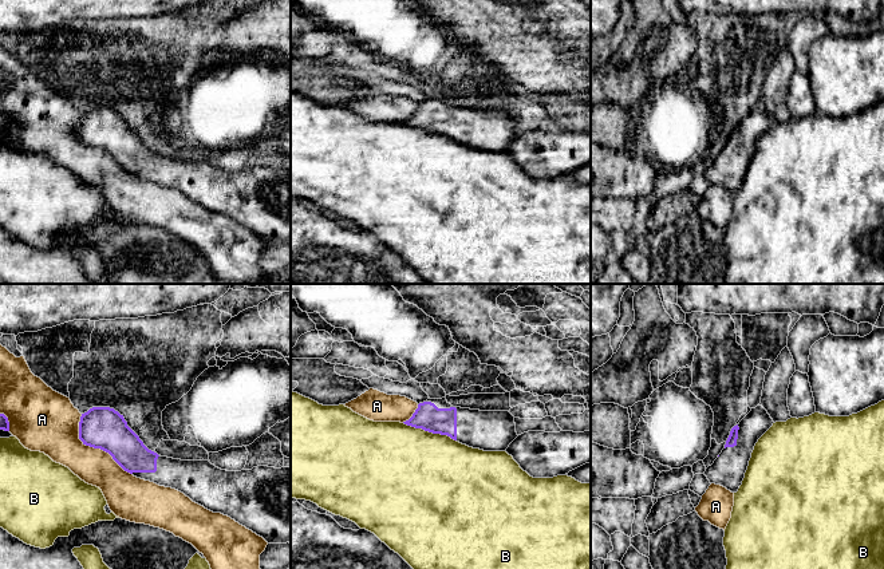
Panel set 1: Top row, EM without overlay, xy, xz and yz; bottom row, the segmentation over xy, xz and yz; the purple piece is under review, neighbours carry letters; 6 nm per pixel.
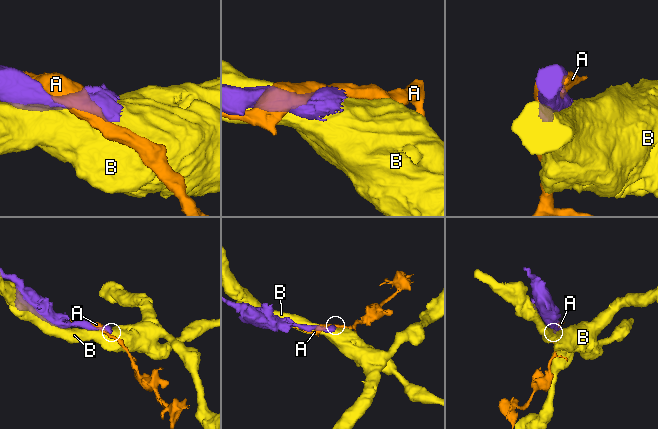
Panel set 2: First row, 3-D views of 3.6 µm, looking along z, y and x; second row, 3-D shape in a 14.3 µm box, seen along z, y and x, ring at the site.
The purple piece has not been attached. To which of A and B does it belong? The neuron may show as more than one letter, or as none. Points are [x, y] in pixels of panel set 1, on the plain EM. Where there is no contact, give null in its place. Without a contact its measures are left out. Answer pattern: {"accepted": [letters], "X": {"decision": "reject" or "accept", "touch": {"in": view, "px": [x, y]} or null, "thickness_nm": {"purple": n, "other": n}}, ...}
{"accepted": [], "A": {"decision": "reject", "touch": {"in": "xy", "px": [94, 147]}, "thickness_nm": {"purple": 260, "other": 280}}, "B": {"decision": "reject", "touch": {"in": "xz", "px": [430, 131]}, "thickness_nm": {"purple": 160, "other": 500}}}

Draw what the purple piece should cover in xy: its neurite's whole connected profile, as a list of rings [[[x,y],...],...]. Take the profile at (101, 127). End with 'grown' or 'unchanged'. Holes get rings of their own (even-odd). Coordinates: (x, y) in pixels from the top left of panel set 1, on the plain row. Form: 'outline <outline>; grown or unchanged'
outline [[[92,107],[82,114],[79,139],[83,145],[108,153],[137,178],[171,187],[213,213],[230,217],[263,237],[268,244],[291,244],[291,167],[257,166],[252,170],[226,171],[209,161],[181,161],[149,150],[127,126],[123,115],[110,107]]]; grown

